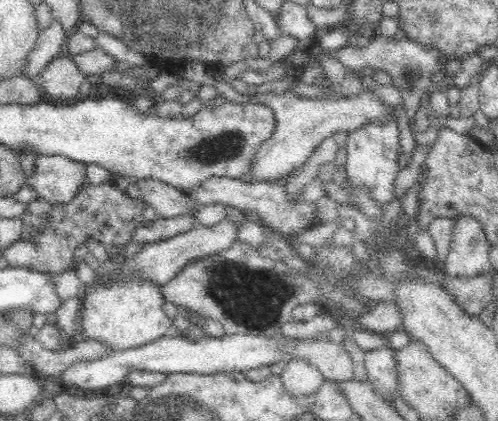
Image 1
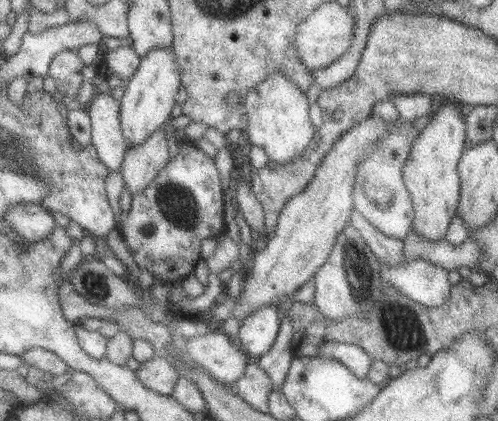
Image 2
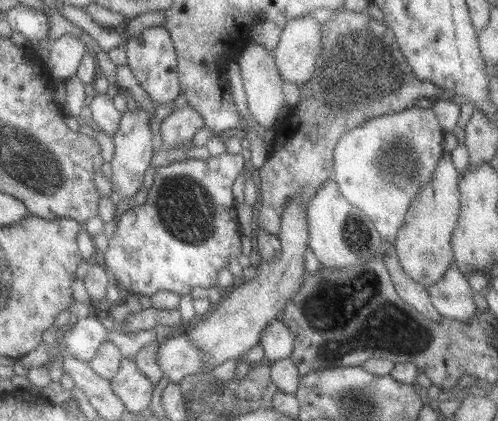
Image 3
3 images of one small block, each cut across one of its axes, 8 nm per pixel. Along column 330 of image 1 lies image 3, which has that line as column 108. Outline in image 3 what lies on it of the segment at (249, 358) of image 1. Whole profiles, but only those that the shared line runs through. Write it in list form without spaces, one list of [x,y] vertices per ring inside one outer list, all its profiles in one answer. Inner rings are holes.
[[[103,310],[67,327],[64,342],[70,355],[83,362],[91,362],[96,358],[110,336],[105,322],[100,322],[102,318]]]

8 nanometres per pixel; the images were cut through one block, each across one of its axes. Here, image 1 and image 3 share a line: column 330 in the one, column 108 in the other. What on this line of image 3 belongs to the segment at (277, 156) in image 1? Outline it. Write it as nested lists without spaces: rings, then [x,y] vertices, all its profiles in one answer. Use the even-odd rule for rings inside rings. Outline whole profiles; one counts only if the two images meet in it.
[[[107,93],[95,94],[91,101],[95,130],[99,129],[108,136],[114,137],[120,131],[124,113],[114,104],[114,97]]]

